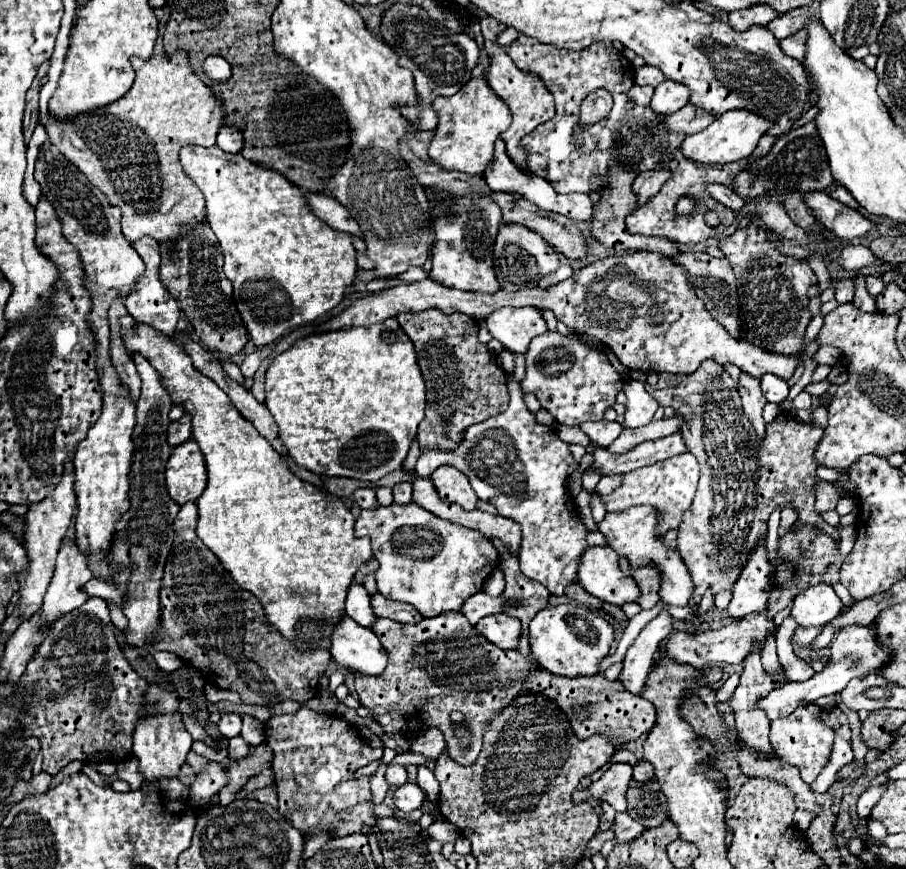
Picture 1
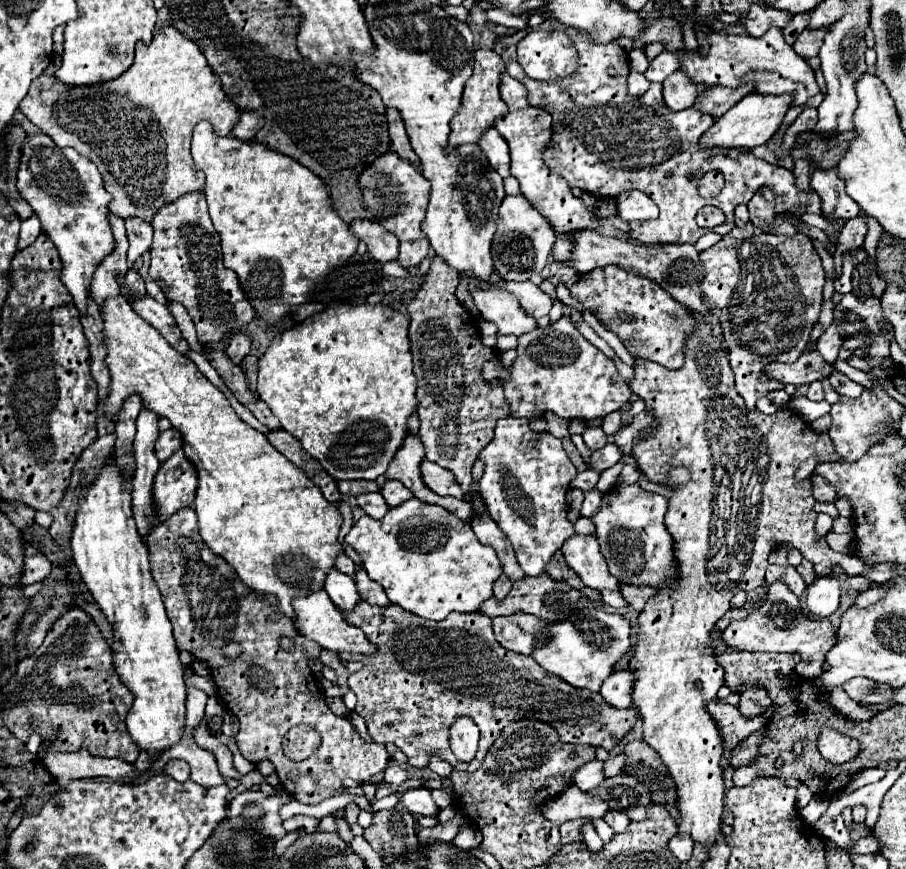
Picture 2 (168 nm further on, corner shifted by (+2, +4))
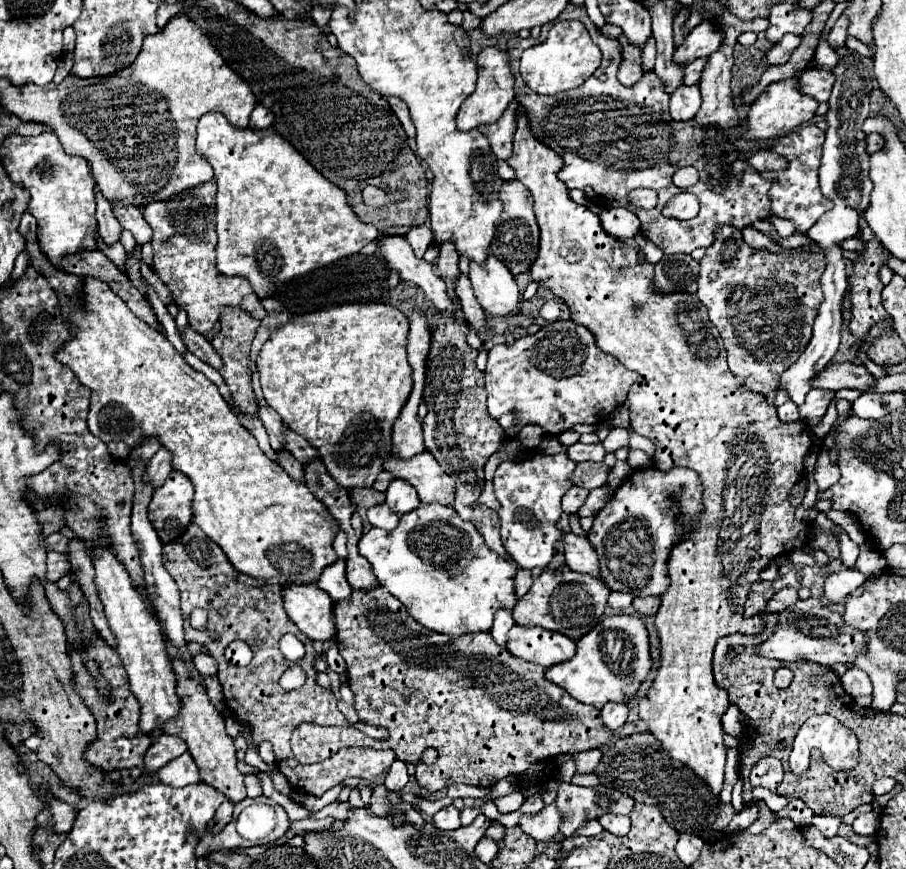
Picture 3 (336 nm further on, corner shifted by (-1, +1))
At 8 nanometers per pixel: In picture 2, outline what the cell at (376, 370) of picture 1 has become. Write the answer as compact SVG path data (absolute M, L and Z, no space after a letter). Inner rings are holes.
M331 303L321 313L315 313L313 317L305 319L301 325L285 329L277 337L273 337L271 345L267 347L267 351L259 359L259 383L257 383L259 397L269 405L273 415L281 421L283 429L293 433L303 443L303 449L309 455L313 455L323 465L323 469L337 481L343 481L343 479L347 479L347 481L351 481L351 479L377 479L379 475L383 475L387 471L393 455L397 453L403 439L407 437L407 419L417 409L417 399L415 399L417 385L415 385L415 375L413 375L407 325L409 325L407 315L401 313L399 309L391 307L391 305L383 305L383 303L379 303L379 305Z

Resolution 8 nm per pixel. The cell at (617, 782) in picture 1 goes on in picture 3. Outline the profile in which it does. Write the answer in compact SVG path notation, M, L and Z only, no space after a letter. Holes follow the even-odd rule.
M556 802L544 806L538 814L524 814L518 822L518 826L536 840L550 840L558 834L562 824L562 814L556 808Z

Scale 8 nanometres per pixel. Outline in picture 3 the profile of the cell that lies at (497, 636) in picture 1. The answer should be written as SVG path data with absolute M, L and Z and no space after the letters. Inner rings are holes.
M514 624L508 632L506 650L526 662L550 668L550 664L558 664L574 656L574 642L558 632L546 632L546 628L522 628L520 624Z

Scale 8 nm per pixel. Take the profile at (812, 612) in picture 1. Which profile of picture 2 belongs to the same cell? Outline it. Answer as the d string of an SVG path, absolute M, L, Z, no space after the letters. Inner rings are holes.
M835 575L817 577L807 587L807 609L815 617L829 617L837 611L841 597L841 585Z

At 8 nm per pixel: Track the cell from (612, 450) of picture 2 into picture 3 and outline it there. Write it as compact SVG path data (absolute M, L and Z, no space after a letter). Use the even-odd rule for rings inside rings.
M580 462L576 464L572 482L576 486L584 486L588 490L604 486L610 474L610 466L606 466L604 462Z

